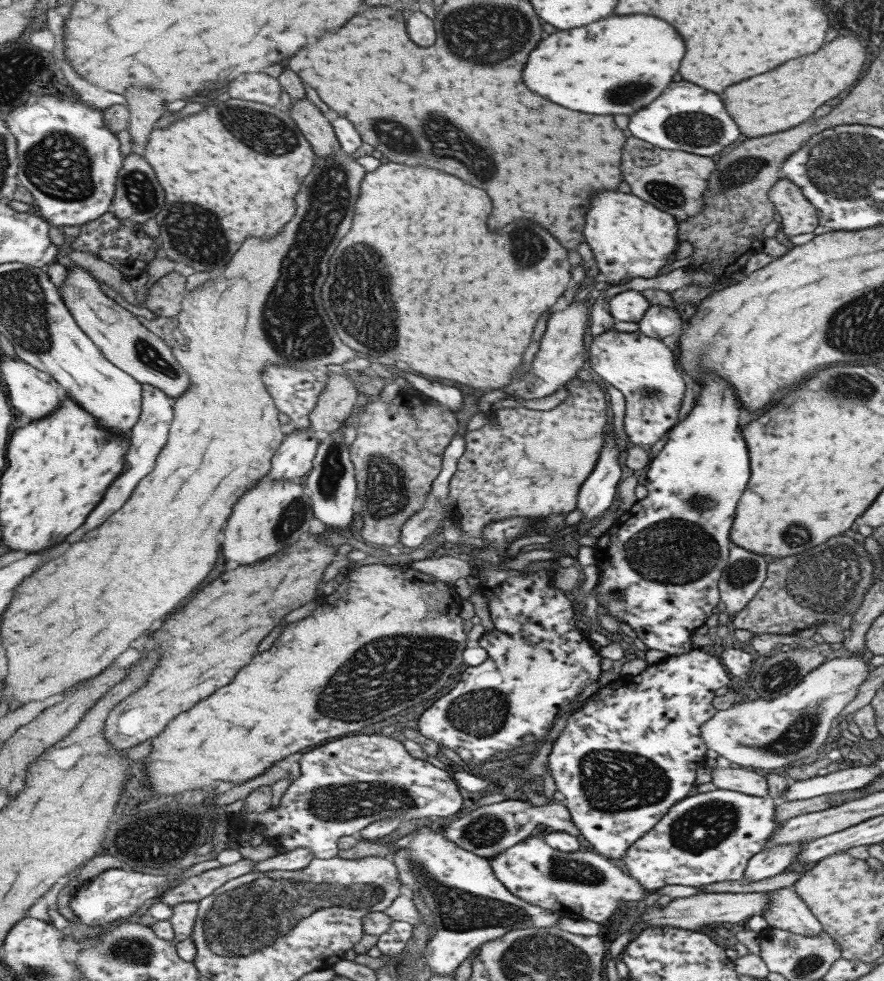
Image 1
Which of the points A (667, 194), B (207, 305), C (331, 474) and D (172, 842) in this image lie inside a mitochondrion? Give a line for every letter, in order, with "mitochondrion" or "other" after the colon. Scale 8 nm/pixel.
A: mitochondrion
B: other
C: mitochondrion
D: mitochondrion

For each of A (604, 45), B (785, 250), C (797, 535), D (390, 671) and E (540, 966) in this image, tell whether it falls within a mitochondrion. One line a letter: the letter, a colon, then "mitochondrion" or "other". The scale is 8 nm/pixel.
A: other
B: other
C: mitochondrion
D: mitochondrion
E: mitochondrion

